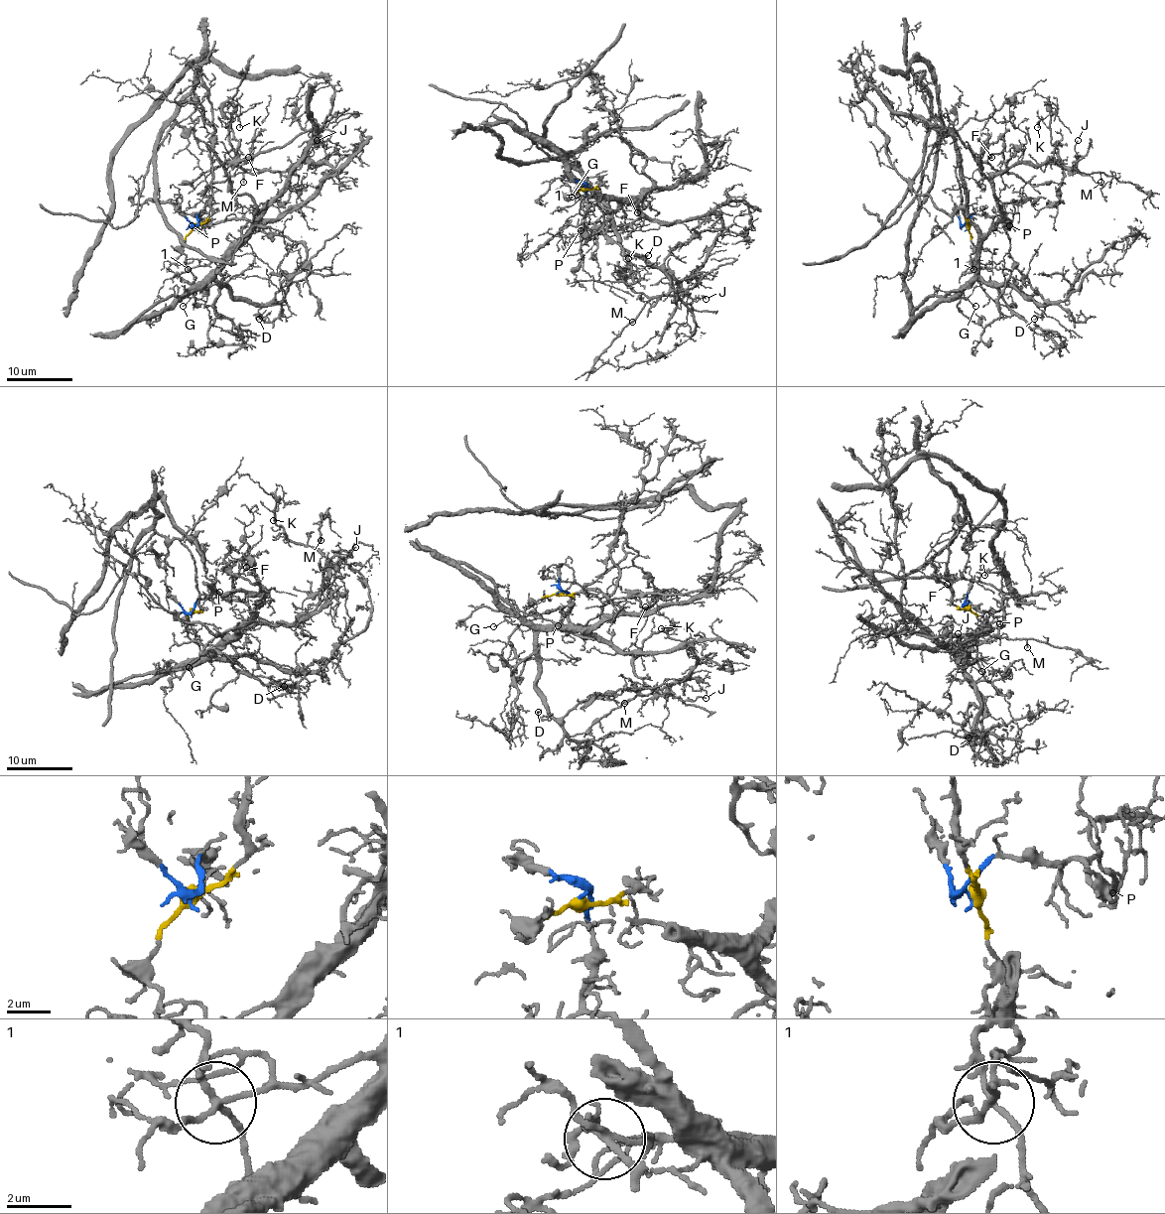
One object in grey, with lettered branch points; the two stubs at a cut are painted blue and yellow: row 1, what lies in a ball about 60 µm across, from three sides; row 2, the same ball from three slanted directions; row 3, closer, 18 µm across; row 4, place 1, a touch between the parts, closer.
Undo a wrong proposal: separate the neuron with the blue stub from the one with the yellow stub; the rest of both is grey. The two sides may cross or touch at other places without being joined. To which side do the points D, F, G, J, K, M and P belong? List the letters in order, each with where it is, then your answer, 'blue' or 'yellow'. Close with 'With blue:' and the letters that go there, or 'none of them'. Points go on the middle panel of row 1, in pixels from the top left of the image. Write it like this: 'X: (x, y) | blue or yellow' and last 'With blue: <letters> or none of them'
D: (648, 255) | blue
F: (637, 212) | blue
G: (572, 197) | yellow
J: (706, 299) | blue
K: (628, 258) | blue
M: (632, 322) | blue
P: (581, 230) | blue
With blue: D, F, J, K, M, P

